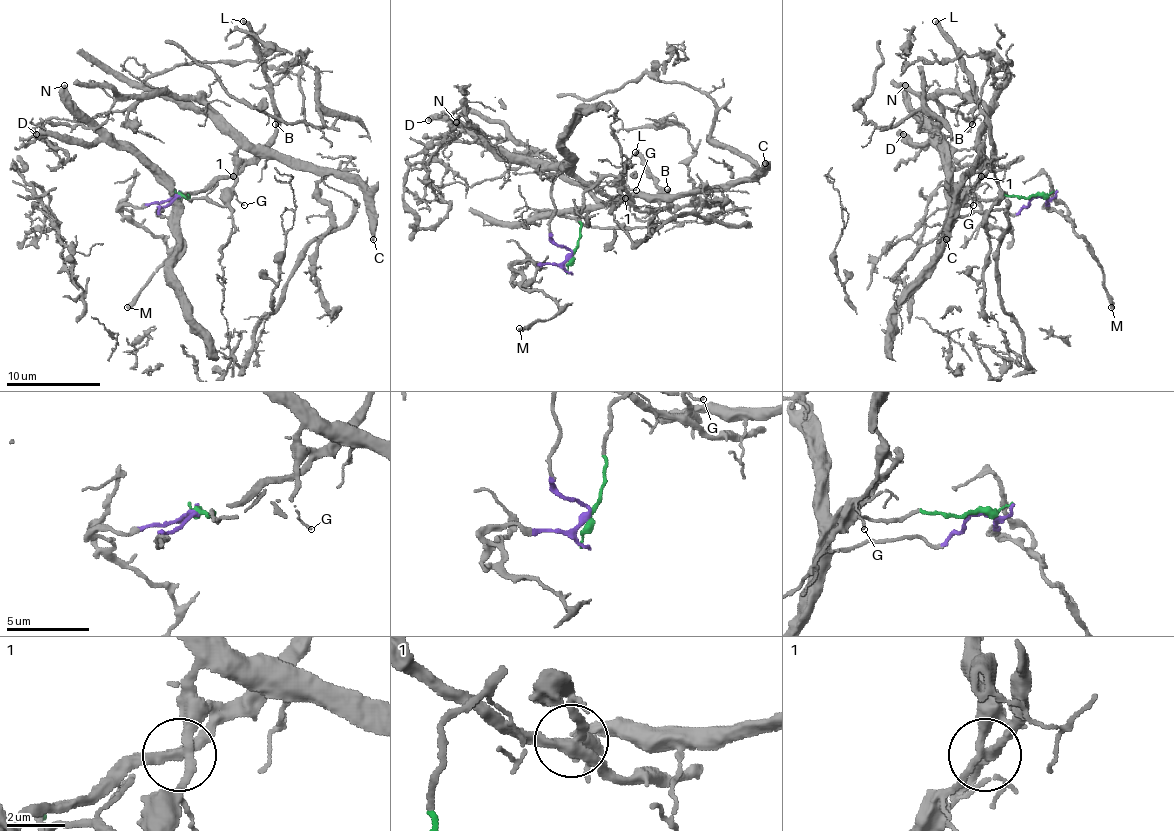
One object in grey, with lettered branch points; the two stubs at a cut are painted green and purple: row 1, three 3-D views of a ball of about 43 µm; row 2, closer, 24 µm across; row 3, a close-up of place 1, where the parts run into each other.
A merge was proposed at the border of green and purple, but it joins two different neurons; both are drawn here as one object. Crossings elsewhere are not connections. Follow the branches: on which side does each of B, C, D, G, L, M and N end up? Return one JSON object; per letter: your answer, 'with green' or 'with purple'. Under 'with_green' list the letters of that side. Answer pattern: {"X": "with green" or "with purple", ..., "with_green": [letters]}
{"B": "with purple", "C": "with green", "D": "with purple", "G": "with green", "L": "with purple", "M": "with purple", "N": "with purple", "with_green": ["C", "G"]}

